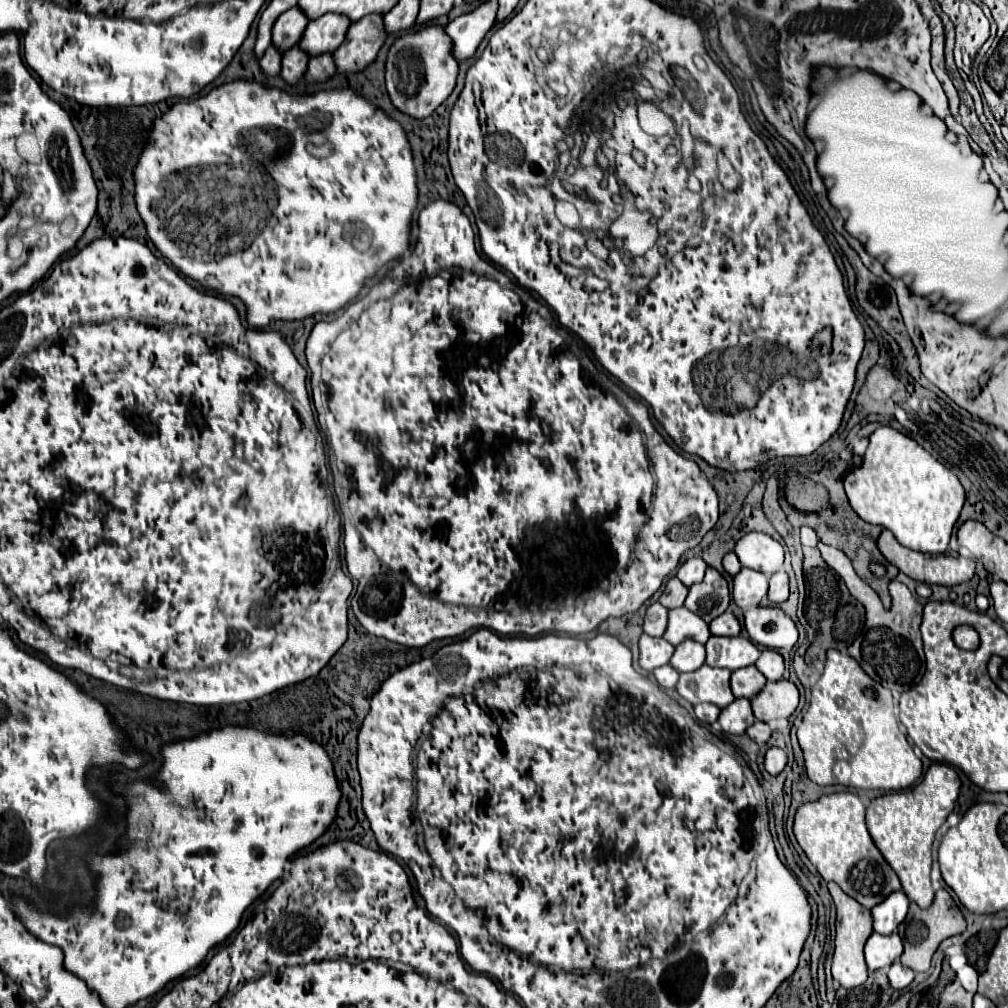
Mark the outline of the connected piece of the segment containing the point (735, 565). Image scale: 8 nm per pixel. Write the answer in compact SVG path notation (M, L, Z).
M727 553L727 555L723 557L723 569L727 571L727 575L735 577L735 573L741 569L741 563L739 563L739 559L737 559L735 553Z

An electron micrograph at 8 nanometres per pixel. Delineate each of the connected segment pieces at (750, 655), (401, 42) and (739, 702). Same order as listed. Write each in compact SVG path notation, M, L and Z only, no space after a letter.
M737 635L737 637L709 637L705 643L707 649L707 665L709 667L725 667L729 671L749 667L757 661L759 649L753 641Z
M425 25L419 31L399 37L387 55L387 91L391 103L413 119L429 117L453 91L457 79L457 61L449 55L449 37L443 27Z
M735 699L729 707L721 709L719 715L719 725L725 733L741 735L747 731L749 725L755 723L755 717L751 713L751 703L749 699Z

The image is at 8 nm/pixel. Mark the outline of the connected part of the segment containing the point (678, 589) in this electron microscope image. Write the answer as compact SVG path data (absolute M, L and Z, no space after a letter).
M671 577L661 599L659 599L659 603L667 609L675 609L675 607L683 605L685 597L687 597L687 587L681 585L681 581L677 581L677 577Z

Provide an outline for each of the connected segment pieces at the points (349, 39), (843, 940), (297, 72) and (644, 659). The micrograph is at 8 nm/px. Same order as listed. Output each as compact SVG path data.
M383 15L381 17L365 17L365 21L357 21L347 31L343 45L333 53L333 61L337 73L359 73L367 65L371 65L385 43Z
M829 883L829 893L833 897L835 909L837 909L837 923L835 923L835 951L833 951L833 979L845 987L853 989L859 987L867 981L867 965L863 957L863 945L869 939L873 931L873 921L871 921L871 911L867 911L863 905L853 901L849 895L841 891L837 883Z
M297 47L289 49L289 53L283 55L283 69L281 69L283 81L289 85L295 85L307 69L307 61L309 61L309 55L301 53L301 49Z
M641 635L639 639L639 651L641 651L641 657L639 657L639 665L645 669L645 671L653 671L661 665L667 665L671 655L673 655L673 645L669 645L663 637L649 637L649 635Z

